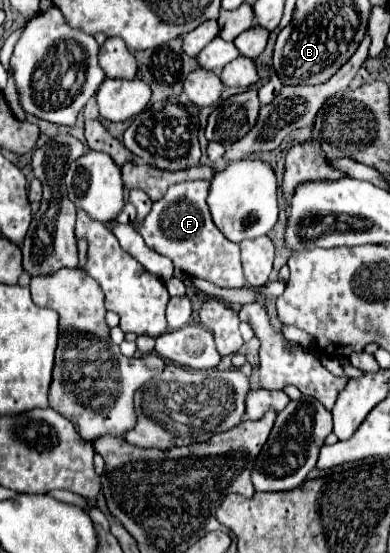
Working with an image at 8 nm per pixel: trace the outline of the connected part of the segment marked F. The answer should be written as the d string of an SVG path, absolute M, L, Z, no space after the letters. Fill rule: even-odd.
M184 181L172 185L168 193L152 205L150 215L136 231L144 237L152 251L172 259L174 267L186 275L210 281L218 287L240 289L246 285L240 265L240 247L228 241L214 225L206 205L208 185L208 181Z

